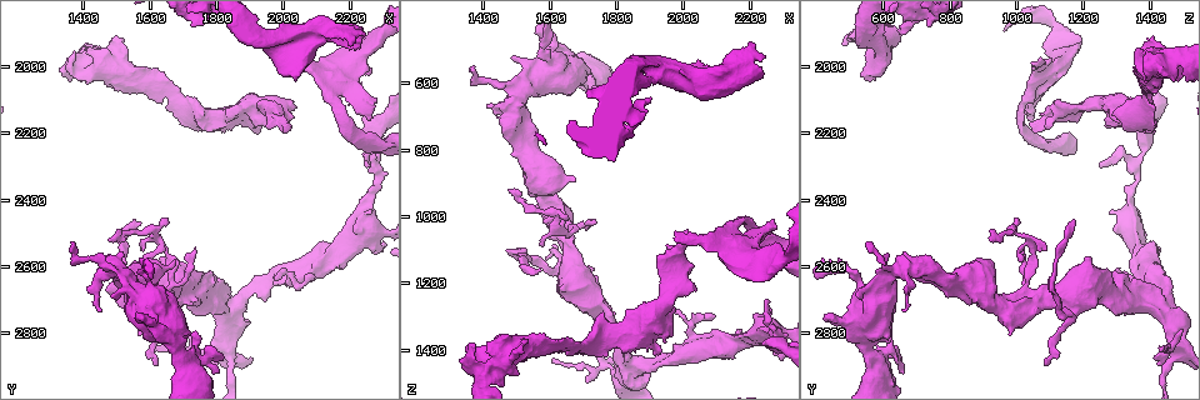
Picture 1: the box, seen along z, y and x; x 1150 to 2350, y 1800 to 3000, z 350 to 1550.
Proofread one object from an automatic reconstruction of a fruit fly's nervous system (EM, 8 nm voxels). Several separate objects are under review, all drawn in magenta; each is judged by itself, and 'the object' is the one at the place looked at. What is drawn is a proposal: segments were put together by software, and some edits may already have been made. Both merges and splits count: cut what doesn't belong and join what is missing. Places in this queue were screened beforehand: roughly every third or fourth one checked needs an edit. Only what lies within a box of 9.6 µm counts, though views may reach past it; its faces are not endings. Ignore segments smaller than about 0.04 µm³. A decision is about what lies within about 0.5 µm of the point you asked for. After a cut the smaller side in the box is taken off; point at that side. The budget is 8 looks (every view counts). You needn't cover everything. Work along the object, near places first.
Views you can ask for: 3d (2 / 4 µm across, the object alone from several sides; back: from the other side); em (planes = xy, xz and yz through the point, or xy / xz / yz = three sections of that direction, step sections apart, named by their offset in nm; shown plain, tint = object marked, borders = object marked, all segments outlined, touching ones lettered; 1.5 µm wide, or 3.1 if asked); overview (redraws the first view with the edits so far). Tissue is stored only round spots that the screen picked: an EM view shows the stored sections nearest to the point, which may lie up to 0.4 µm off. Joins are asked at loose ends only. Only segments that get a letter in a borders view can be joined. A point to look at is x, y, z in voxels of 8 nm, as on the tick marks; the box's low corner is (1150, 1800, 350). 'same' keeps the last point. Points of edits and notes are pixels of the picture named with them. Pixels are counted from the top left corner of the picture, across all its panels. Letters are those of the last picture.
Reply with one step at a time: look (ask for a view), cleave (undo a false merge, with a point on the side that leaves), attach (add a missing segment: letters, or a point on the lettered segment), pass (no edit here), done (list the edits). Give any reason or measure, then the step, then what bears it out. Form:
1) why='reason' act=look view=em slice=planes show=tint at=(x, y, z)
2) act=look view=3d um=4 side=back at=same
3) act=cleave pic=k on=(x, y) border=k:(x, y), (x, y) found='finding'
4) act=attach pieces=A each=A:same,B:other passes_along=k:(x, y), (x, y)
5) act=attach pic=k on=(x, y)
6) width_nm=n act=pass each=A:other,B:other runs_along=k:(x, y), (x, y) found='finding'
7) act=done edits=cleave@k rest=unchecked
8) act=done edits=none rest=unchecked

why='free end' act=look view=3d um=4 at=(2260, 2160, 1040)

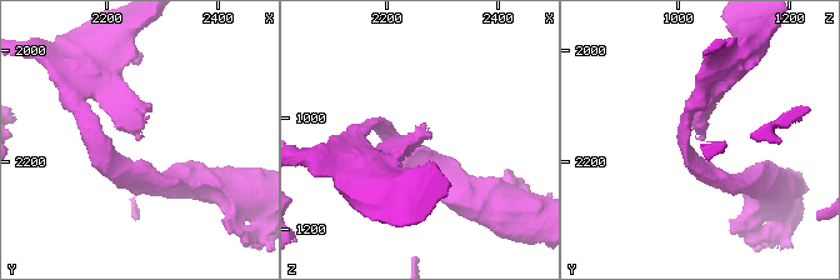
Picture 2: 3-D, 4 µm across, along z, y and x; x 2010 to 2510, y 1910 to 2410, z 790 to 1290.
why='now the EM' act=look view=em slice=yz step=4 show=borders at=(2255, 2160, 1040)

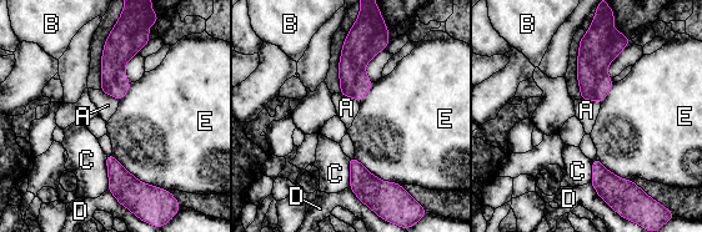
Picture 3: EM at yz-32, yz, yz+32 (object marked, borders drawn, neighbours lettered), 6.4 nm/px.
why='cut it another way' act=look view=em slice=xz step=4 show=borders at=same

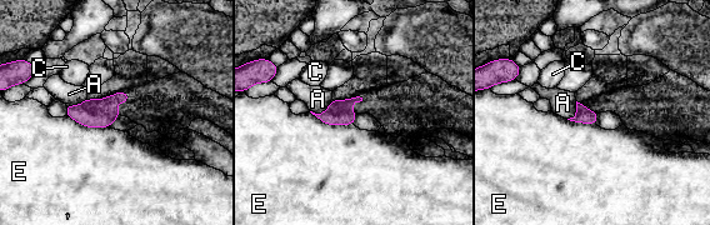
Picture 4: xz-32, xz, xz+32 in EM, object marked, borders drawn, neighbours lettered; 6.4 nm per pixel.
act=pass each=A:other,C:other,E:other found='none of them fits'

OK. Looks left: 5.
act=look view=3d um=2 at=(2170, 1940, 1180)

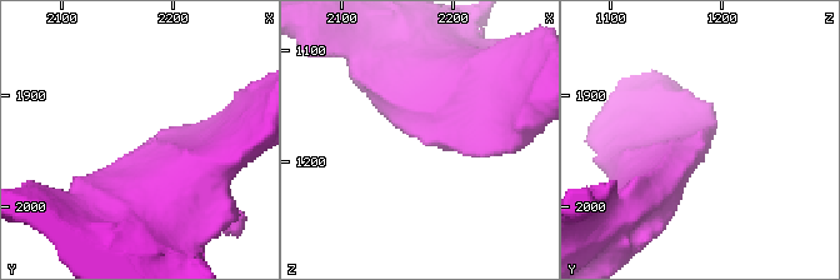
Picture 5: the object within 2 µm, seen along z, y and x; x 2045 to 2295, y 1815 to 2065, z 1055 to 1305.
act=look view=em slice=planes show=plain at=(2178, 1940, 1180)

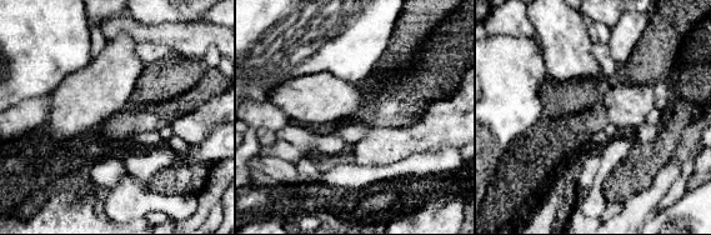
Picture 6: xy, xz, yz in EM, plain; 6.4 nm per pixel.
why='what lies round it' act=look view=em slice=planes show=borders at=same

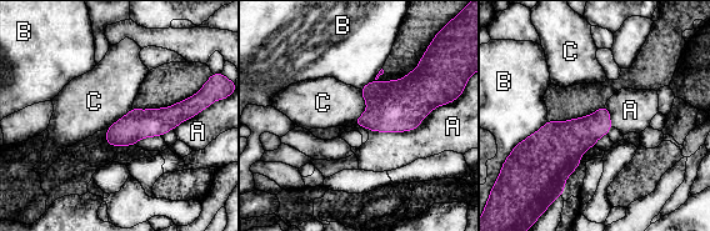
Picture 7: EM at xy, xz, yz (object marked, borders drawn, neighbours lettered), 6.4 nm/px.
longest_contact=A:600nm act=pass each=A:other,B:other,C:other runs_along=7:(193, 106), (109, 140) found='no lettered segment goes on from it'

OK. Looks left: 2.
act=look view=3d um=4 at=(1980, 1990, 1060)

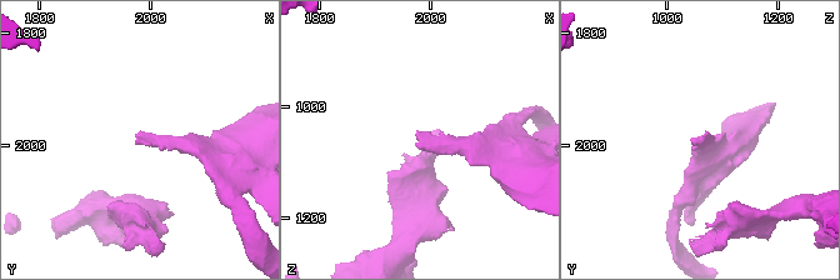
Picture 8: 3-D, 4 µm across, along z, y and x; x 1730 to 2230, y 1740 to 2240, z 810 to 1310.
why='shape alone is not enough' act=look view=em slice=planes show=borders at=(1975, 1995, 1055)

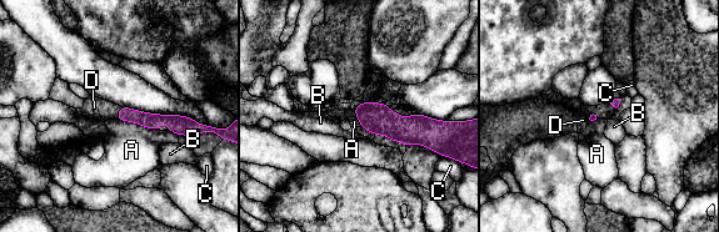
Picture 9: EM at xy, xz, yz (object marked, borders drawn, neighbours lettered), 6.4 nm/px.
act=attach pieces=D each=A:other,B:other,C:other,D:same passes_along=9:(593, 116), (590, 112), (605, 110) found='it goes on there'

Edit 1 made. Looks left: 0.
act=done edits=attach@9 rest=unchecked

